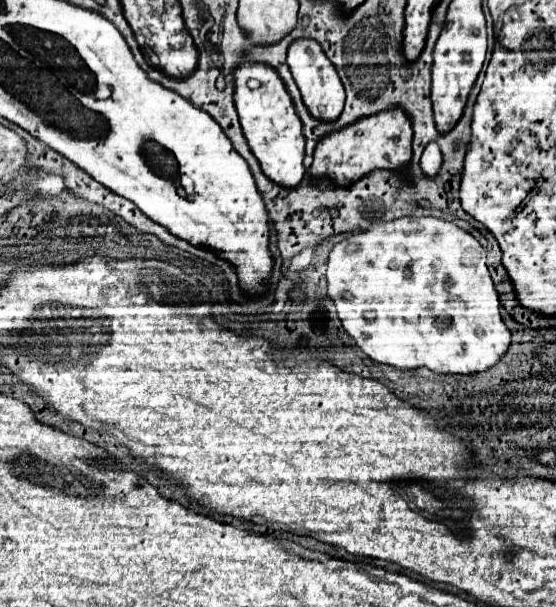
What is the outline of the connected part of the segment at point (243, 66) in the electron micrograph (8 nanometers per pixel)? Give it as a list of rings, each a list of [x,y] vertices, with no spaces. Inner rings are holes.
[[[244,59],[234,69],[234,103],[240,115],[240,125],[244,137],[256,159],[262,165],[264,175],[278,185],[298,185],[306,173],[302,159],[304,159],[304,127],[292,105],[292,97],[288,97],[288,89],[284,89],[282,77],[270,65],[256,63]],[[248,79],[258,79],[260,87],[250,89]]]

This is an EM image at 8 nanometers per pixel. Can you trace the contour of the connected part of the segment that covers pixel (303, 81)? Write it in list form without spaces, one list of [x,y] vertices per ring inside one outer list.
[[[294,39],[288,47],[288,67],[292,77],[302,93],[302,99],[308,111],[324,121],[334,121],[344,107],[344,85],[336,73],[336,67],[328,61],[326,53],[320,49],[318,41],[312,39]]]

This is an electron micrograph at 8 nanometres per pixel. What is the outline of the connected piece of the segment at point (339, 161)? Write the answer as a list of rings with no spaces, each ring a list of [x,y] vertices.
[[[394,105],[384,113],[362,117],[320,139],[314,151],[314,163],[308,169],[312,177],[330,177],[336,185],[350,185],[374,169],[404,169],[412,157],[412,123],[402,107]]]

